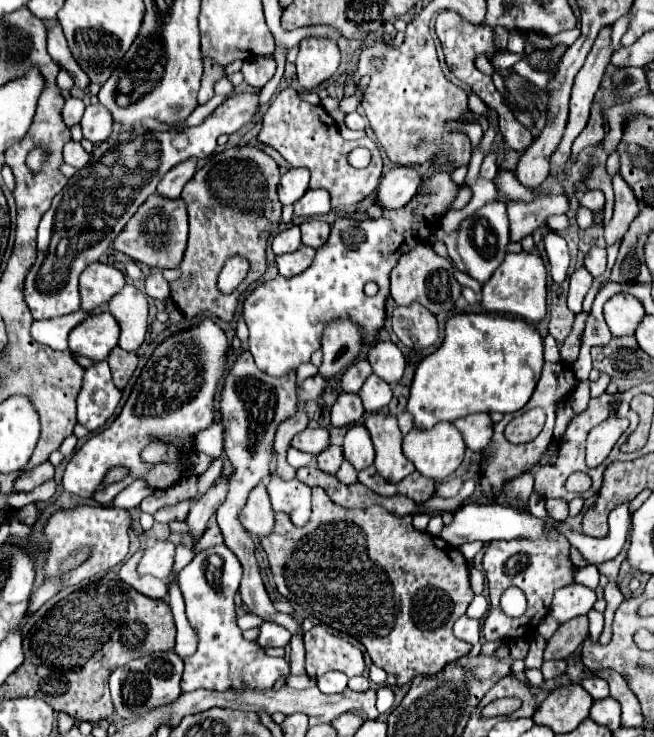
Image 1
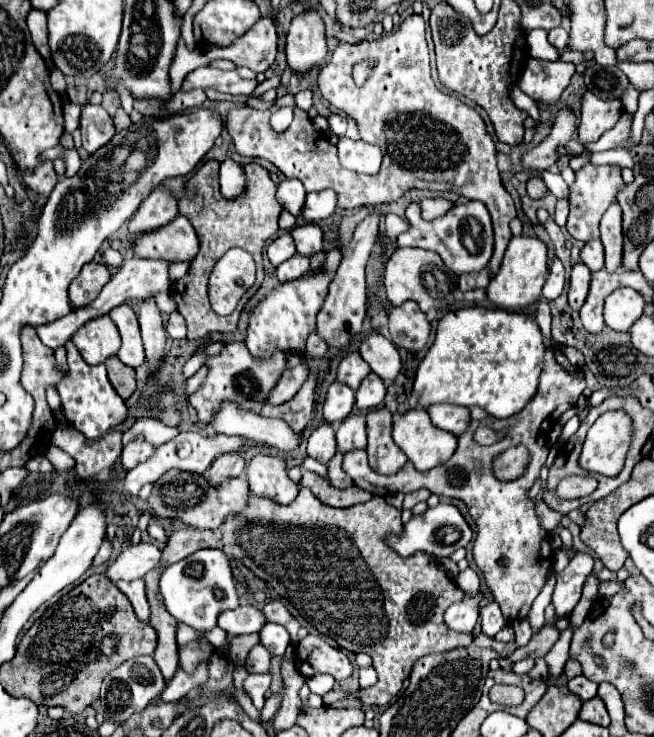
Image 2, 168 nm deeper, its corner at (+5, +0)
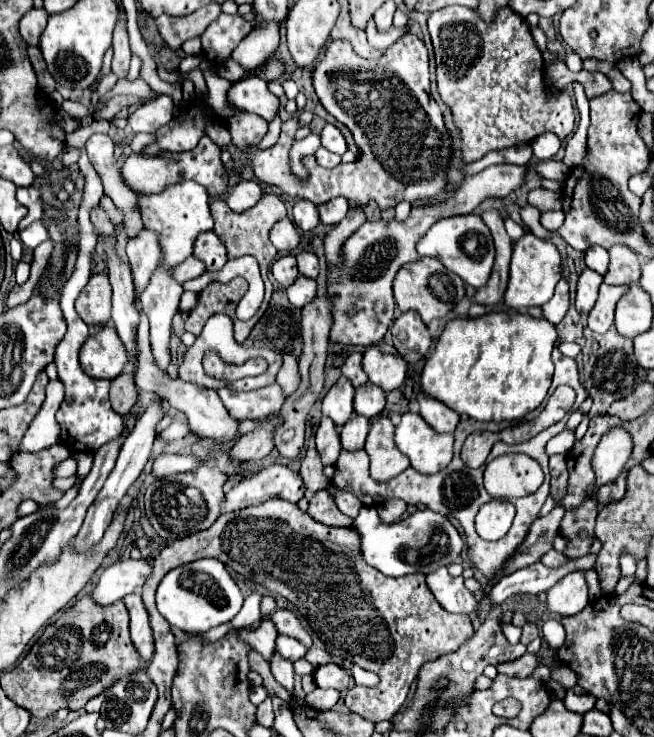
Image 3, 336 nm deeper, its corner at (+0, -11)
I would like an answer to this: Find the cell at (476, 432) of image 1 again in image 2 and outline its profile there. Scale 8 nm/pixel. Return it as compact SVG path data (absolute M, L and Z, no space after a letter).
M433 404L427 408L431 422L447 432L461 434L469 424L469 410L463 406L451 406L451 404Z

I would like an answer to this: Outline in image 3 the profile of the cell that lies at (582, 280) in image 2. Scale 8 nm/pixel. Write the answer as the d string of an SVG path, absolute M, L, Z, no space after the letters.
M584 269L580 279L578 279L578 289L576 289L576 309L578 313L590 313L590 309L596 303L598 297L598 287L602 283L602 277L590 269Z

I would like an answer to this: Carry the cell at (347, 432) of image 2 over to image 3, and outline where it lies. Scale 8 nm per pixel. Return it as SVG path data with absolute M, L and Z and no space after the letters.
M352 417L340 431L342 449L346 449L346 451L364 449L364 443L366 443L366 437L368 437L368 429L370 429L370 421L368 419Z

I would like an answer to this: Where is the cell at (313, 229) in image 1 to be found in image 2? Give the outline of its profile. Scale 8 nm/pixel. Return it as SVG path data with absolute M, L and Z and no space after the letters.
M315 224L297 226L291 230L291 236L293 236L297 252L301 256L313 256L313 254L323 250L323 232Z

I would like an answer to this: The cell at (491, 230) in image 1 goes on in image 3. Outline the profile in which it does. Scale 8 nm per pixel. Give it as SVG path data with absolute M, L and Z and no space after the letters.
M468 213L468 215L448 217L432 225L432 229L418 241L418 255L436 257L448 271L456 273L462 281L478 289L490 277L492 263L494 263L494 243L492 243L490 229L482 221L482 217Z

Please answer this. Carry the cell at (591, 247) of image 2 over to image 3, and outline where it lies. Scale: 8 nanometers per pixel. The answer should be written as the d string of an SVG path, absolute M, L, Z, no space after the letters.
M590 247L586 253L584 253L584 261L586 265L600 273L600 275L606 275L606 269L608 269L608 251L604 247Z

